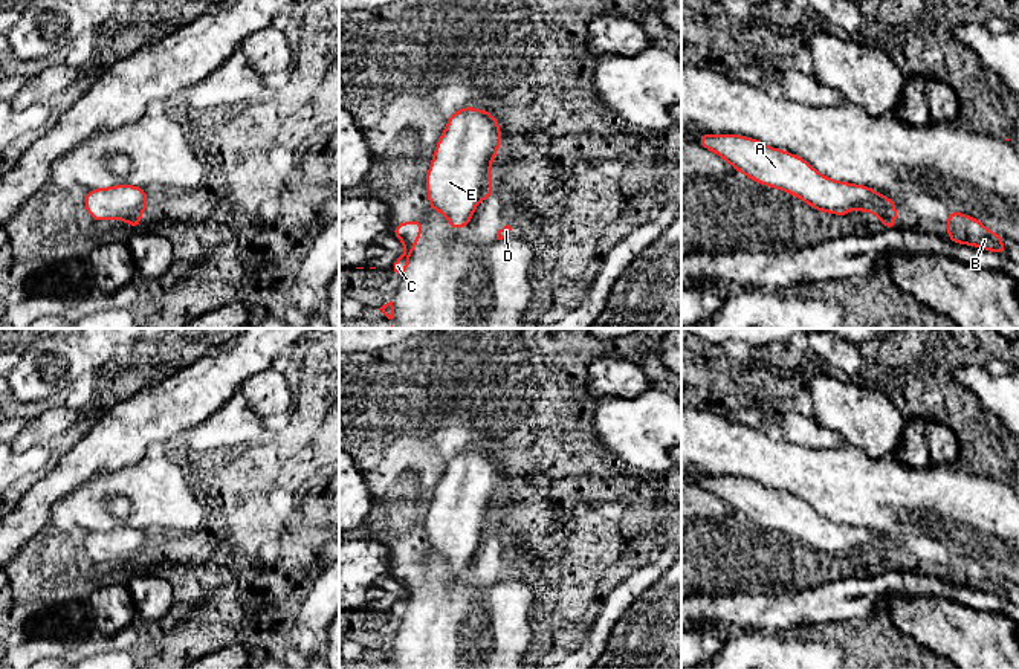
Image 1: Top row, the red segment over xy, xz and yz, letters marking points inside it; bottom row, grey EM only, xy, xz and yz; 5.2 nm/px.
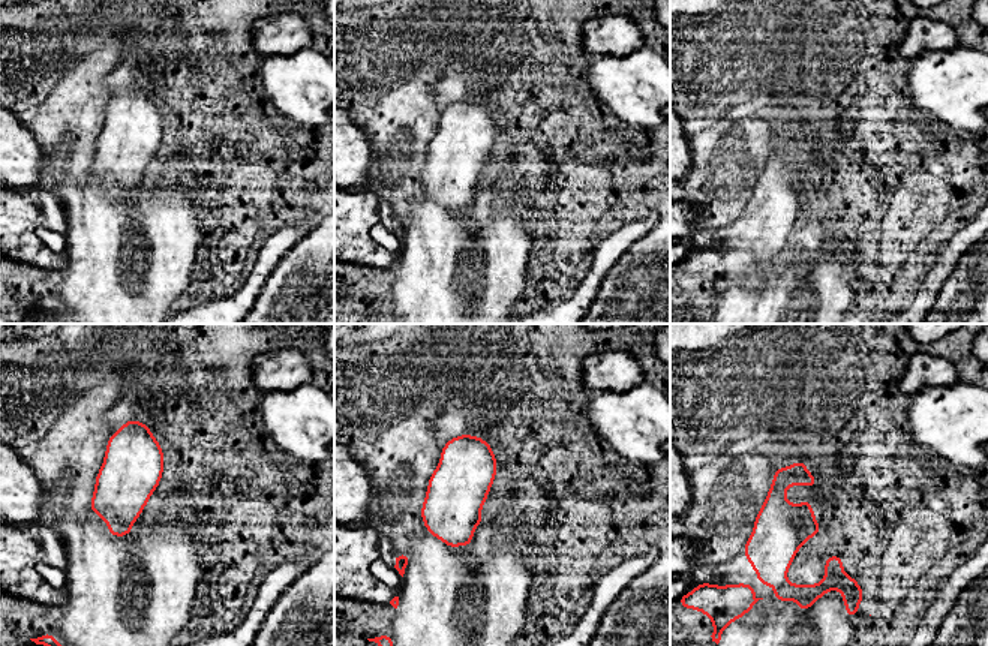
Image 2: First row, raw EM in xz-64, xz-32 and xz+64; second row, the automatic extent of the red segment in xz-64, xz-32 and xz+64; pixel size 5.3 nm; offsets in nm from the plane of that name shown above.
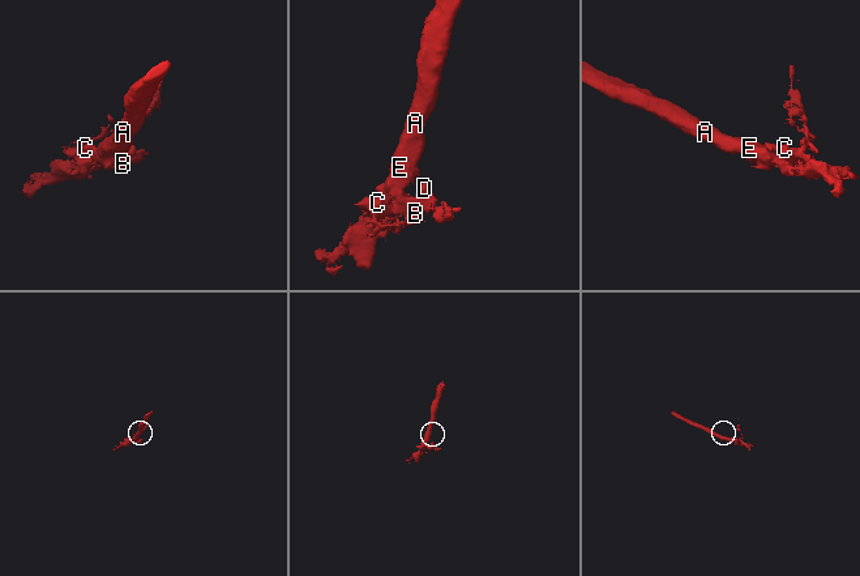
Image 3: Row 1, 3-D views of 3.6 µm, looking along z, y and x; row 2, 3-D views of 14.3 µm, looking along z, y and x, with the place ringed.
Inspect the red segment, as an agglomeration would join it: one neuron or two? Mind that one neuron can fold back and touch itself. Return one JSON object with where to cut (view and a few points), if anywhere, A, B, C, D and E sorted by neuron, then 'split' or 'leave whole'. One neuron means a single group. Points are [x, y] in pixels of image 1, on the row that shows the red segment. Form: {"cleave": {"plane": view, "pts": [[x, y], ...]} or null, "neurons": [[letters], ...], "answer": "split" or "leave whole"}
{"cleave": null, "neurons": [["A", "B", "C", "D", "E"]], "answer": "leave whole"}

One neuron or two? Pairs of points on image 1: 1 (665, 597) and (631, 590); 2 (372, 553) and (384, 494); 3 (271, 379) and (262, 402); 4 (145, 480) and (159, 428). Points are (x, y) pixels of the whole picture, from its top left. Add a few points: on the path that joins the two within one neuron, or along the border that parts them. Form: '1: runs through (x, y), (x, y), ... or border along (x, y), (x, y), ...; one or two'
1: border along (665, 572), (633, 602), (619, 620); two
2: border along (364, 538), (373, 538), (387, 549), (391, 568); two
3: runs through (271, 385), (266, 396); one
4: border along (145, 454), (135, 463), (113, 471); two

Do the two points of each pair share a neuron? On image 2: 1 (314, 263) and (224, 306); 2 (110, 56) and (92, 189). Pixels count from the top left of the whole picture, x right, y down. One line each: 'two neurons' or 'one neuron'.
1: two neurons
2: two neurons

